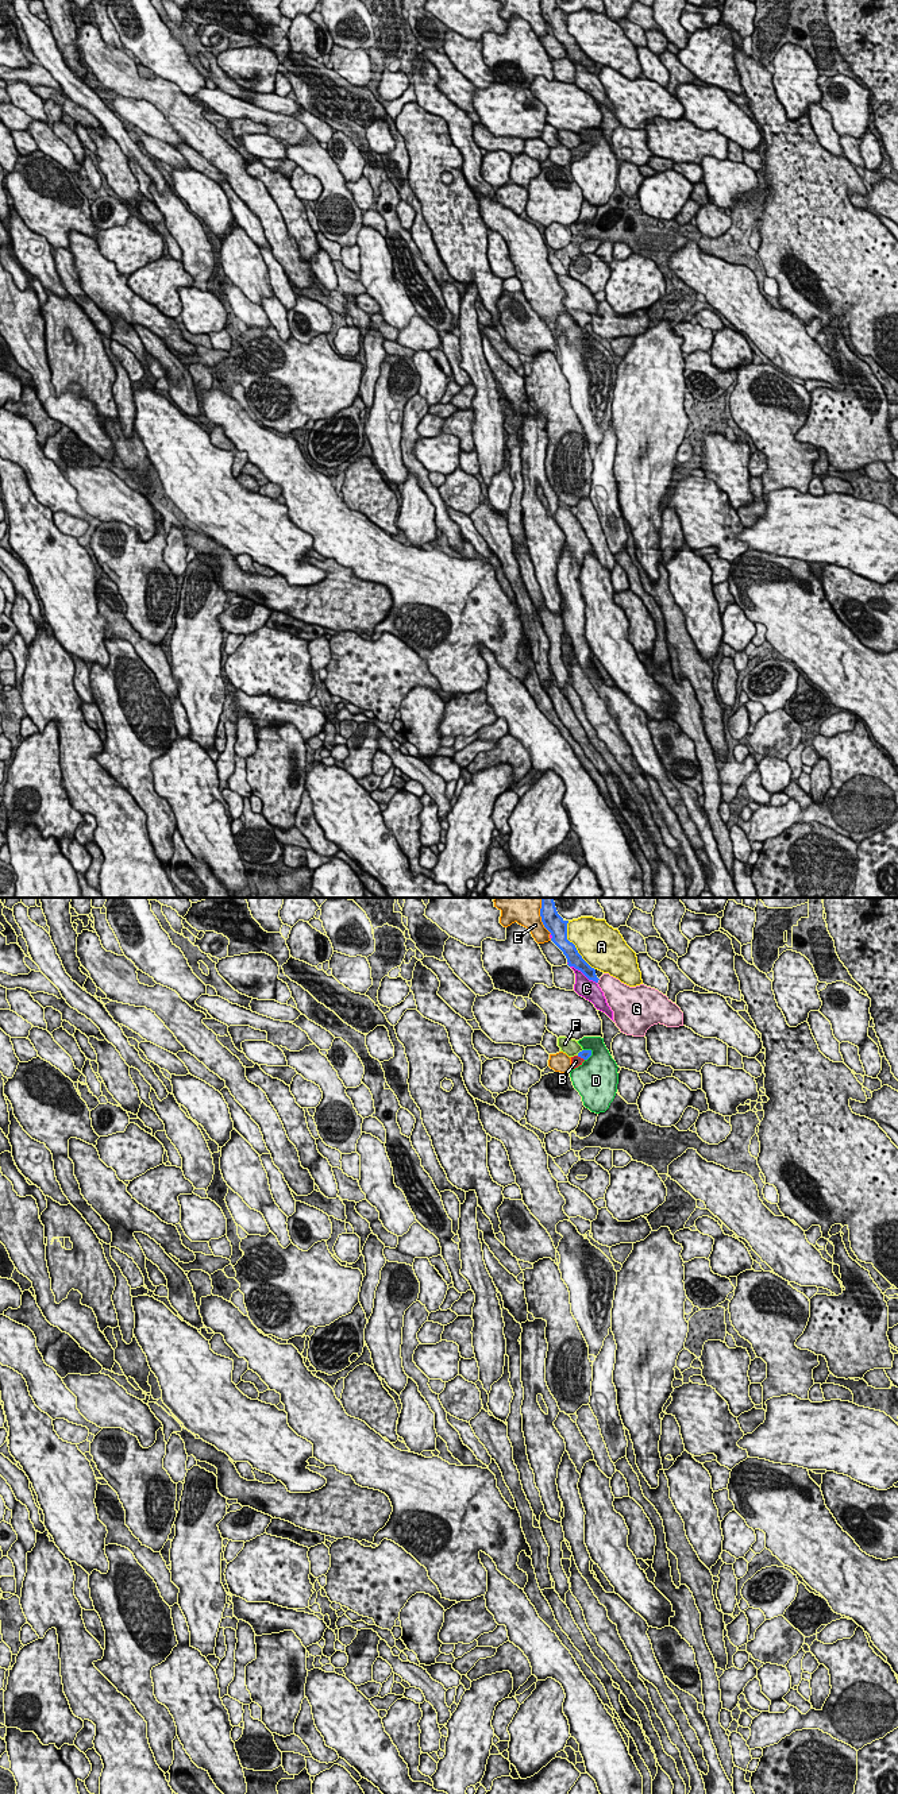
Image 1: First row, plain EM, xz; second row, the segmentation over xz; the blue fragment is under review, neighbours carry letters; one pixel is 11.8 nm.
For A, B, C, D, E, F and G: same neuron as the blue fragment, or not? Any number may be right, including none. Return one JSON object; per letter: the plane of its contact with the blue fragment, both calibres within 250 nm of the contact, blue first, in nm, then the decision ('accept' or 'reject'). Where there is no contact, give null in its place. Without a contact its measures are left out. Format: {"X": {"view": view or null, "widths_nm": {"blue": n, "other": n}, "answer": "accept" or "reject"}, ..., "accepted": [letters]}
{"A": {"view": "xz", "widths_nm": {"blue": 190, "other": 480}, "answer": "reject"}, "B": {"view": "xz", "widths_nm": {"blue": 120, "other": 130}, "answer": "accept"}, "C": {"view": "xz", "widths_nm": {"blue": 180, "other": 240}, "answer": "reject"}, "D": {"view": "xz", "widths_nm": {"blue": 120, "other": 440}, "answer": "reject"}, "E": {"view": "xz", "widths_nm": {"blue": 220, "other": 420}, "answer": "reject"}, "F": {"view": "xz", "widths_nm": {"blue": 120, "other": 200}, "answer": "reject"}, "G": {"view": "xz", "widths_nm": {"blue": 140, "other": 280}, "answer": "reject"}, "accepted": ["B"]}

